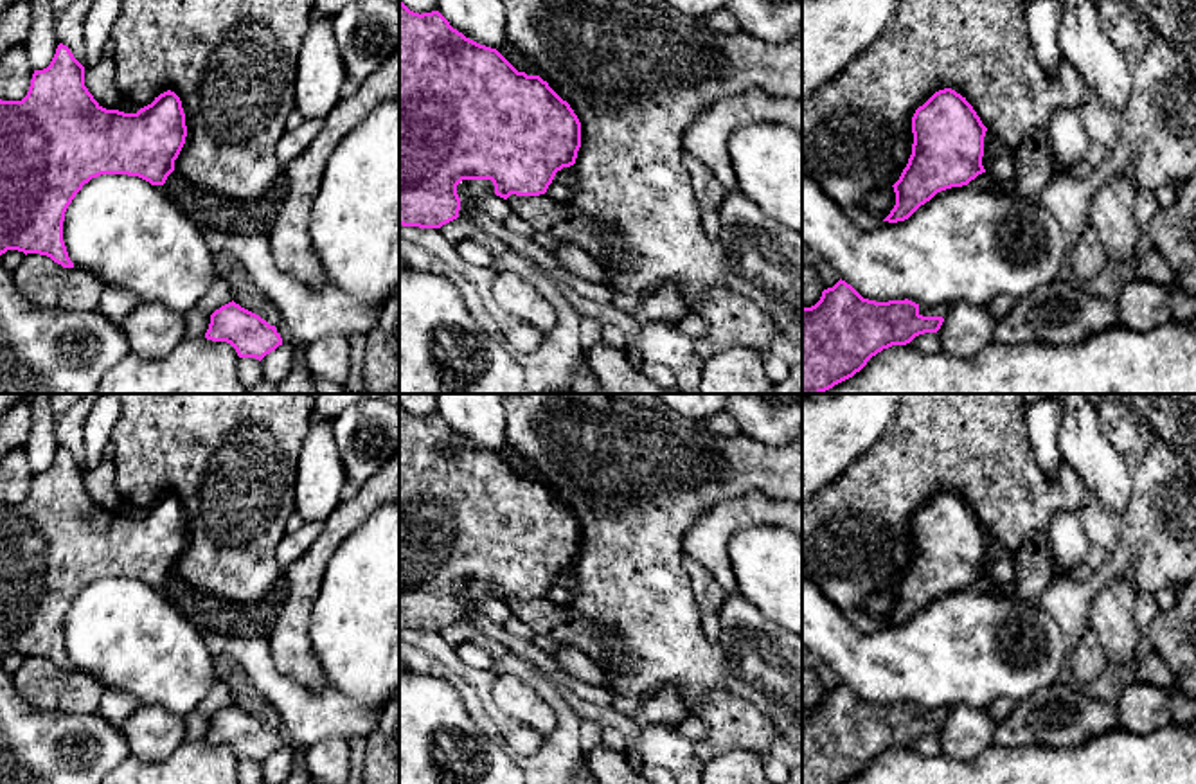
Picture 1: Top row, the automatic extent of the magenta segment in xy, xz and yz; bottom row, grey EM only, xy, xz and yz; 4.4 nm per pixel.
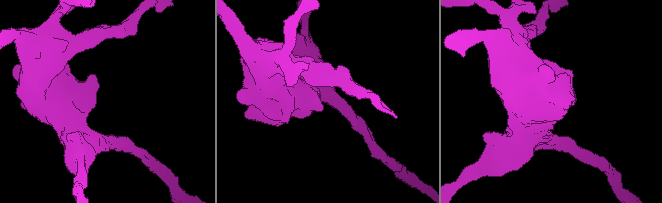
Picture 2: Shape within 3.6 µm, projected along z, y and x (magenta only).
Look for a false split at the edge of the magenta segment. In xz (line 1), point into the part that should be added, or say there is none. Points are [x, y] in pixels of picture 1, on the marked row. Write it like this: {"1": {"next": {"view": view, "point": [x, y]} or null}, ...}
{"1": {"next": null}}

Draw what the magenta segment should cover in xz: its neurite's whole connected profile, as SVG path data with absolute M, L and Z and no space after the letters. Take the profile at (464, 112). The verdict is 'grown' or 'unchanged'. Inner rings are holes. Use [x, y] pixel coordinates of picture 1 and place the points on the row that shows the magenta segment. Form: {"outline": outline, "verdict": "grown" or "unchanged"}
{"outline": "M399 0L399 225L441 228L459 218L460 198L457 185L462 180L491 180L495 194L507 200L516 196L545 194L558 171L576 164L581 147L581 122L570 104L563 101L540 76L518 72L496 49L480 45L453 29L439 13L414 13Z", "verdict": "unchanged"}

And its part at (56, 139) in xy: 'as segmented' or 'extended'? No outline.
as segmented

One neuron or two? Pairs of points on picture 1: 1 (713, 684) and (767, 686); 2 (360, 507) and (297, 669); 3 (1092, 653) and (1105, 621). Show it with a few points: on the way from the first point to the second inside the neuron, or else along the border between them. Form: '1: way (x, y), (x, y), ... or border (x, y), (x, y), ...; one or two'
1: border (718, 642), (725, 653), (727, 687), (759, 711); two
2: way (324, 547), (304, 576), (297, 605), (297, 630); one
3: border (1090, 626), (1108, 662); two

